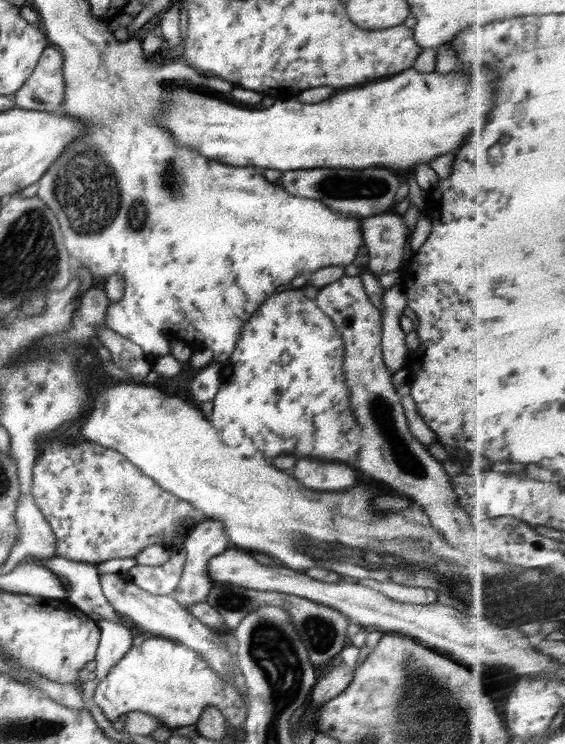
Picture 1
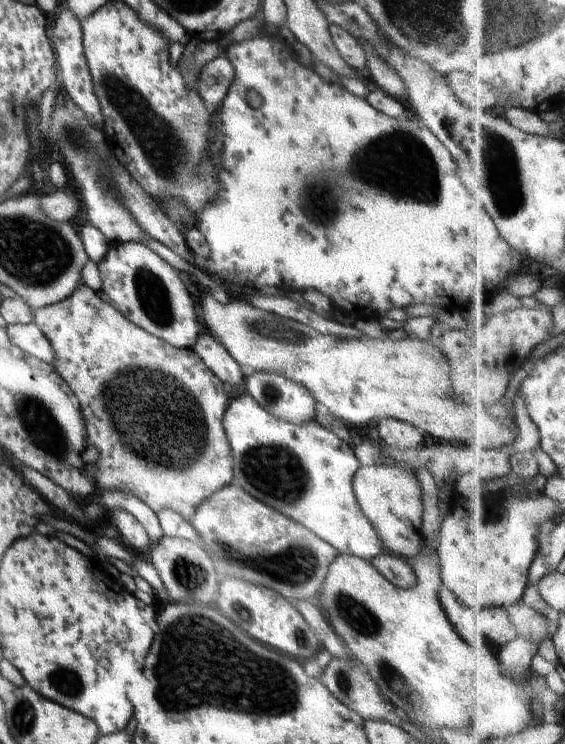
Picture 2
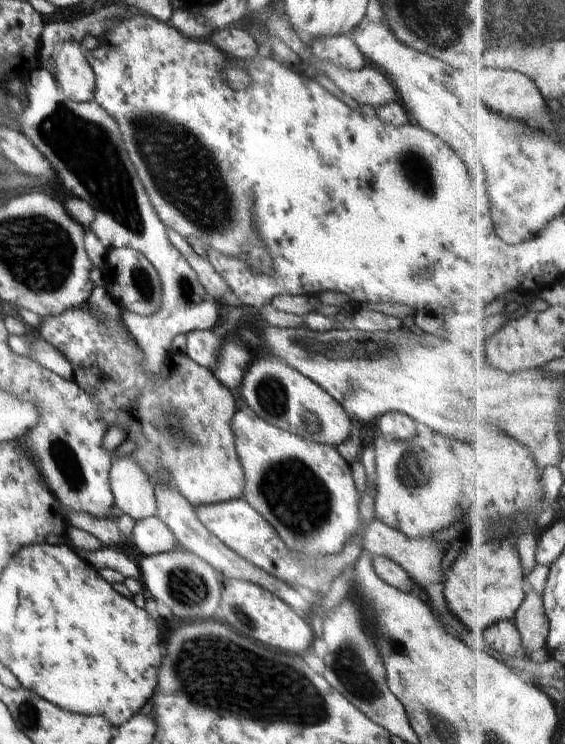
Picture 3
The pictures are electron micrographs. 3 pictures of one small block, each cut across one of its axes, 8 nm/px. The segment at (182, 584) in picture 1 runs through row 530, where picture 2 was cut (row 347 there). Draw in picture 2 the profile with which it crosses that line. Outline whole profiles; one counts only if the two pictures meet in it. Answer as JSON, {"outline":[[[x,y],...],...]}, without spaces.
{"outline":[[[203,330],[191,350],[204,360],[204,364],[222,383],[238,386],[246,382],[247,371],[234,361],[209,332]]]}

